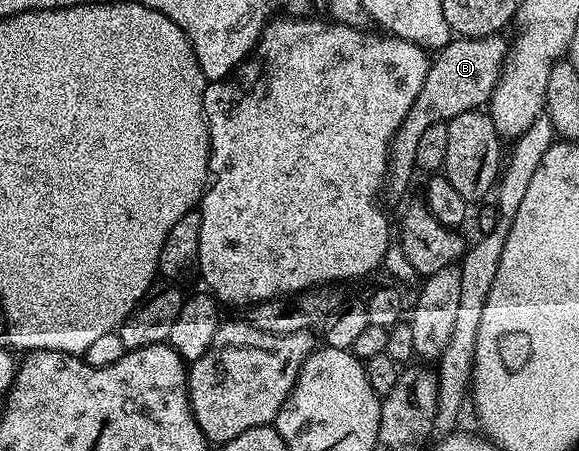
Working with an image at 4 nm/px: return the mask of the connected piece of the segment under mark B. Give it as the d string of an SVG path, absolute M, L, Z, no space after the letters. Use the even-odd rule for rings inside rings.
M501 34L479 39L454 37L448 45L437 48L430 60L428 73L420 85L420 93L416 93L416 101L412 101L412 109L408 109L408 117L404 117L402 127L395 133L394 142L390 145L392 158L384 188L387 204L398 203L405 197L406 190L410 187L410 178L416 175L416 145L428 125L446 123L460 113L477 111L489 104L508 54L507 40L502 38Z

